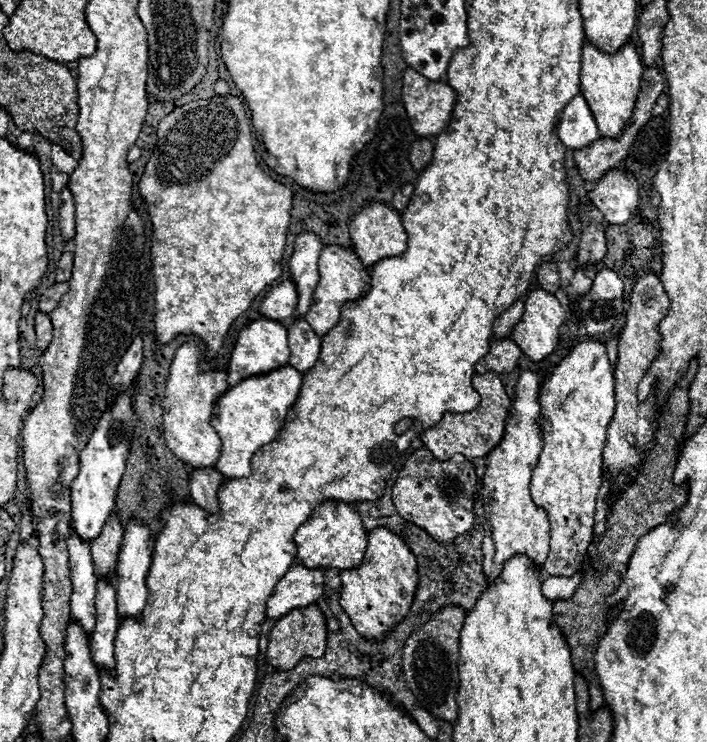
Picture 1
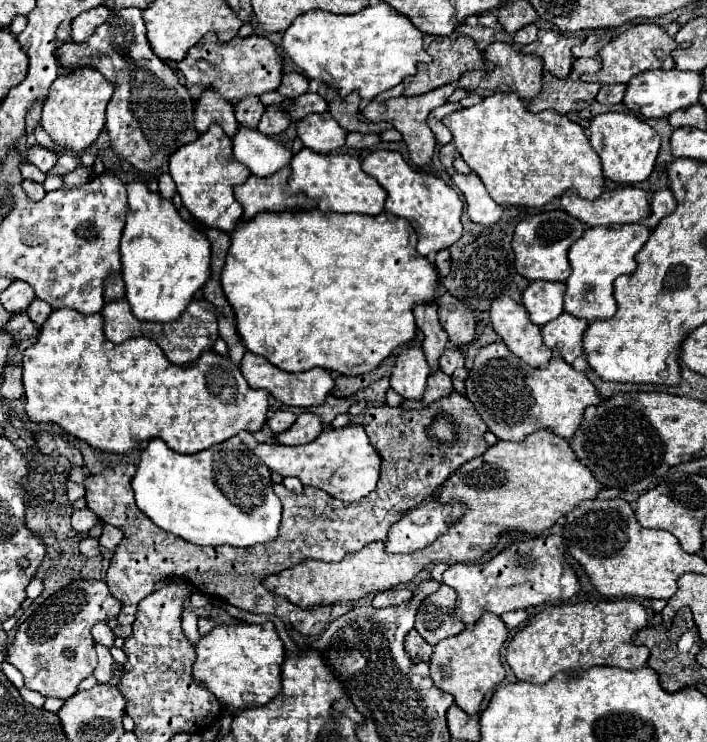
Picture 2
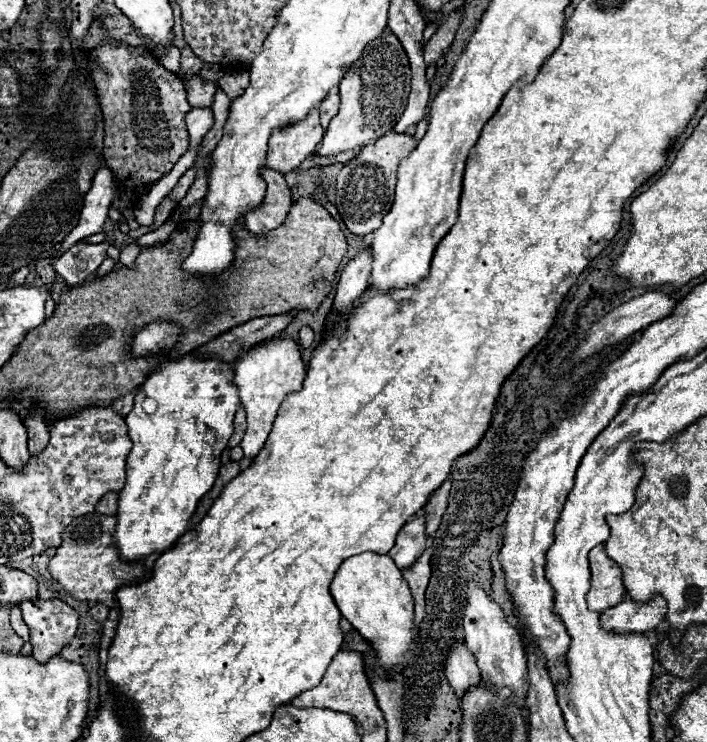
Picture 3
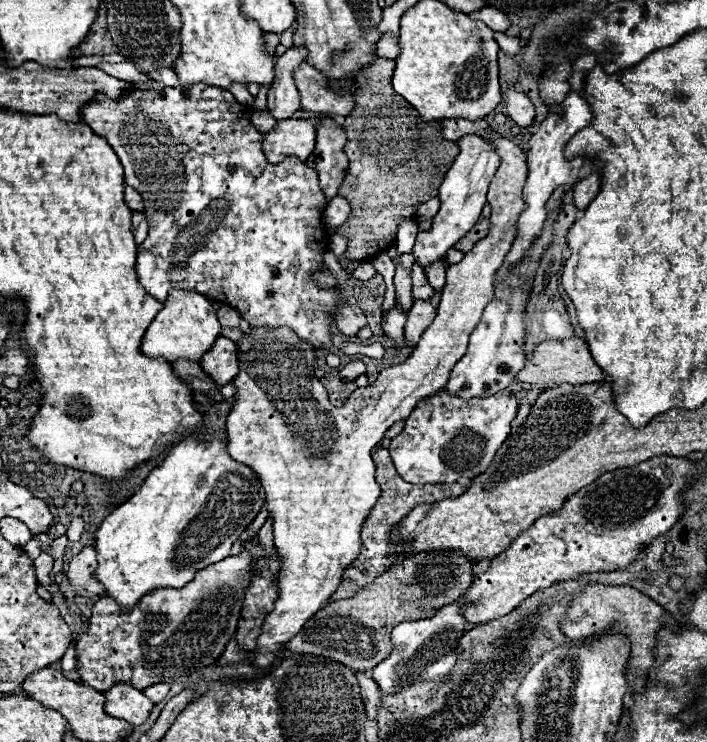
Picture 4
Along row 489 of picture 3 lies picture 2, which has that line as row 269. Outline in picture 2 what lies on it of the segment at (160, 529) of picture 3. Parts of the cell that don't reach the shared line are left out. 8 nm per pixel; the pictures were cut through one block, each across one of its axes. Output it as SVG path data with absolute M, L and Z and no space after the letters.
M130 182L128 186L128 206L130 212L126 216L126 226L122 234L122 278L126 286L126 300L138 320L146 322L172 322L182 316L182 312L192 302L194 294L206 284L210 278L210 242L208 238L194 230L188 222L180 218L174 204L162 200L160 194L154 194L142 182Z

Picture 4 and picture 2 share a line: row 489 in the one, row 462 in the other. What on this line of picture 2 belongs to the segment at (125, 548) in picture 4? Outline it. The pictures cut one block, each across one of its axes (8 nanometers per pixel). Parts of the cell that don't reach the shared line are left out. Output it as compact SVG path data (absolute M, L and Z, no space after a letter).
M238 436L220 442L208 450L198 454L178 454L164 444L164 440L154 438L142 452L136 476L132 480L134 496L138 508L162 530L172 532L192 544L200 546L236 546L236 548L250 548L256 544L266 544L276 540L282 516L280 498L274 494L270 482L270 470L262 464L260 458L254 456L250 448L242 444Z

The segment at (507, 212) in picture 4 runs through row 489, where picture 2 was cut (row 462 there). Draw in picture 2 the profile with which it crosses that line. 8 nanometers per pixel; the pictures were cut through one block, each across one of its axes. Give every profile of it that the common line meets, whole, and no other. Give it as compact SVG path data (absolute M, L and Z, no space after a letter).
M350 424L346 428L326 428L314 442L300 446L284 444L256 444L254 454L280 476L296 476L304 486L314 486L344 502L356 502L368 496L378 482L380 456L368 442L362 426Z

